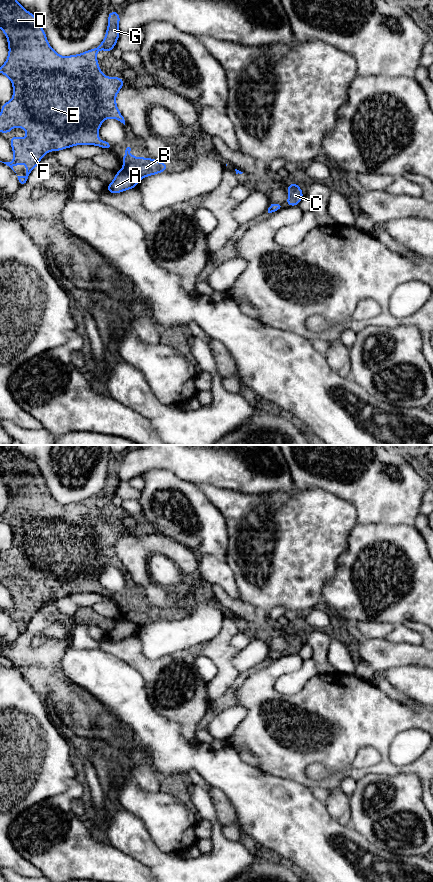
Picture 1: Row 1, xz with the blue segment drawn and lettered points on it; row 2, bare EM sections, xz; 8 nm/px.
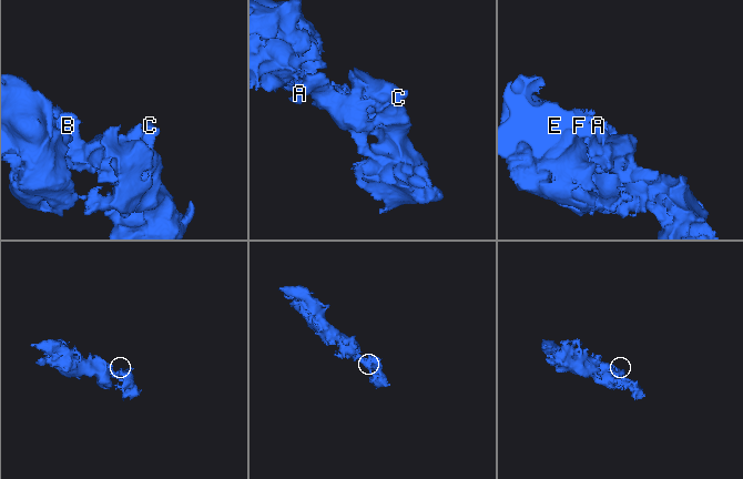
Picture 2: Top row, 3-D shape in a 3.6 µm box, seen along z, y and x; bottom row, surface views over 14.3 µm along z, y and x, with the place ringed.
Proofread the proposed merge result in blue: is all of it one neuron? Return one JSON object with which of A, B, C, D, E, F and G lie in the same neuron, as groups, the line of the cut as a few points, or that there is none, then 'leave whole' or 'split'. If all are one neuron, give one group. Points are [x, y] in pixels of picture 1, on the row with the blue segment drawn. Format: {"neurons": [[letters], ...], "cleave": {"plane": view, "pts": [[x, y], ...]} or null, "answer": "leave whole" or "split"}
{"neurons": [["A"], ["B", "C", "D", "E", "F", "G"]], "cleave": {"plane": "xz", "pts": [[122, 168], [139, 179]]}, "answer": "split"}

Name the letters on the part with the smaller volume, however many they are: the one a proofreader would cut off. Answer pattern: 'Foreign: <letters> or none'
Foreign: A

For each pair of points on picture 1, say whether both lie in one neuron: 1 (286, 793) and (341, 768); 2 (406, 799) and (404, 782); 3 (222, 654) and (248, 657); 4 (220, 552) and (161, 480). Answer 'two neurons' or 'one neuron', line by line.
1: two neurons
2: one neuron
3: two neurons
4: one neuron

